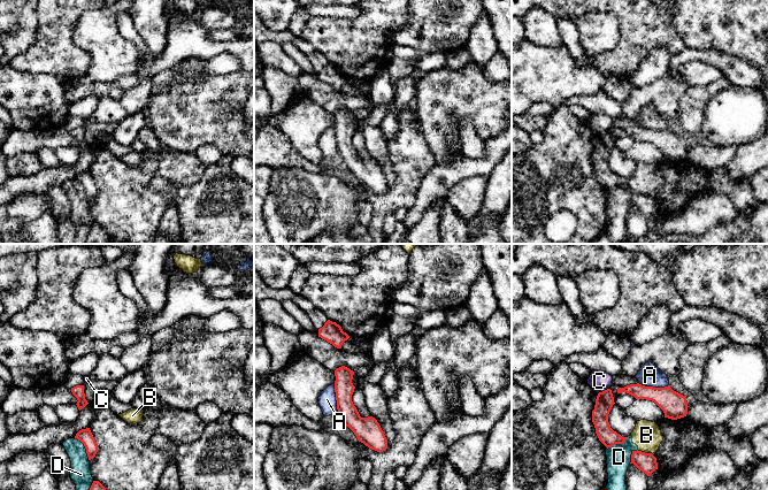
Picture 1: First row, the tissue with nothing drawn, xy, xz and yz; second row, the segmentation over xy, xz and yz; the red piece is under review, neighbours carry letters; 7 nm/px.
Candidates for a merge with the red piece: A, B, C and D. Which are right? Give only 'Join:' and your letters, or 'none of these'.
Join: none of these

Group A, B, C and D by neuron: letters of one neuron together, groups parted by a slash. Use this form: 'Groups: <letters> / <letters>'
Groups: A / B D / C

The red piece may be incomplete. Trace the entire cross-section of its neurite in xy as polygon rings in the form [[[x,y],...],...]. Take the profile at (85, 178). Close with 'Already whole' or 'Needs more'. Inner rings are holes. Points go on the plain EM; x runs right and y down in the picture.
[[[90,170],[79,173],[75,181],[84,186],[89,202],[93,201],[98,194],[98,187]]]. Already whole

